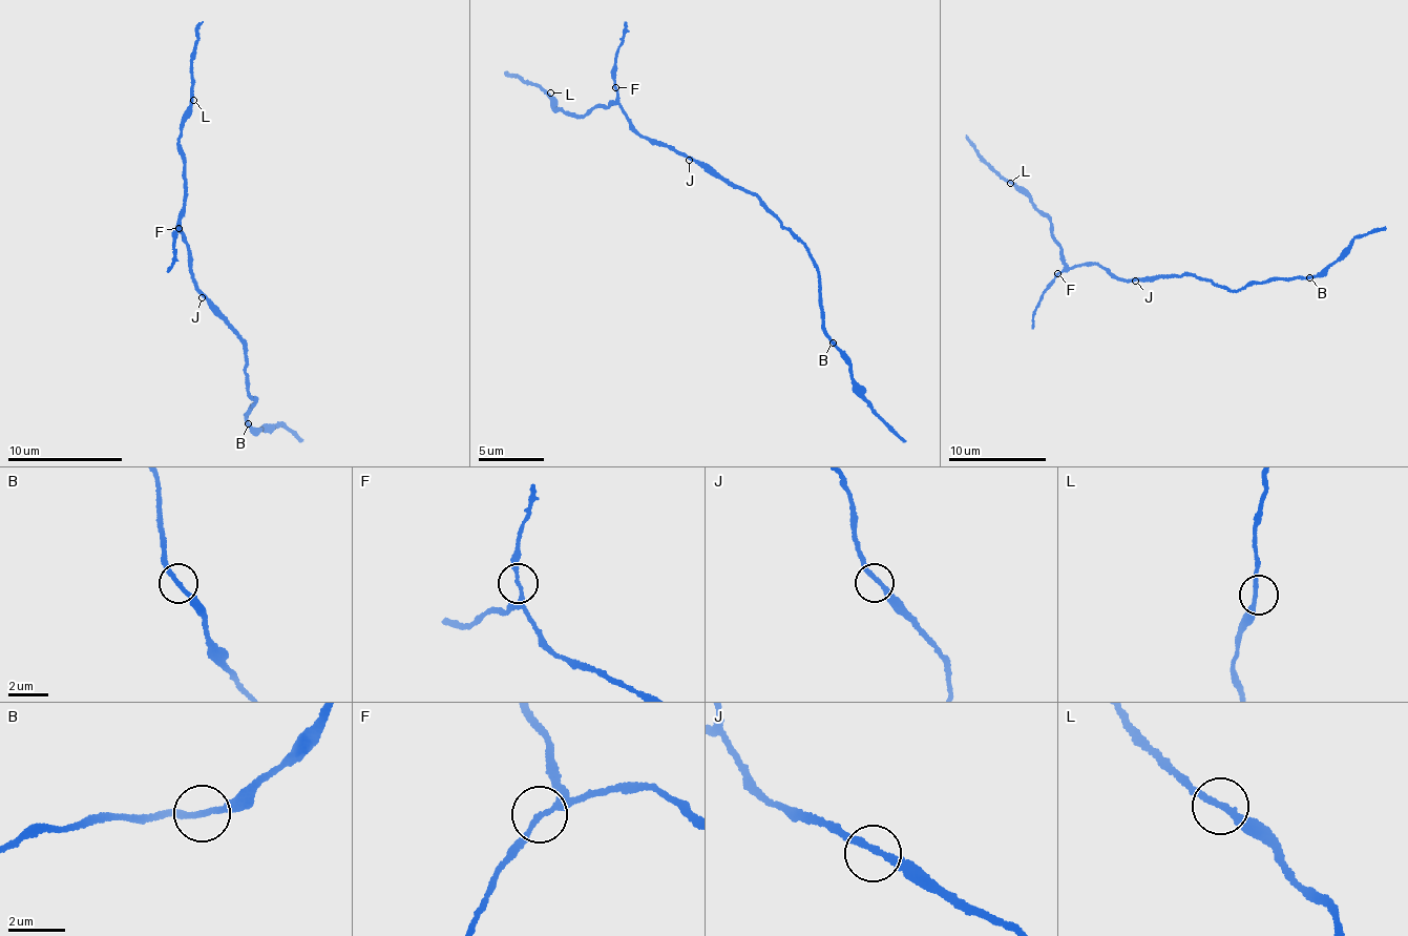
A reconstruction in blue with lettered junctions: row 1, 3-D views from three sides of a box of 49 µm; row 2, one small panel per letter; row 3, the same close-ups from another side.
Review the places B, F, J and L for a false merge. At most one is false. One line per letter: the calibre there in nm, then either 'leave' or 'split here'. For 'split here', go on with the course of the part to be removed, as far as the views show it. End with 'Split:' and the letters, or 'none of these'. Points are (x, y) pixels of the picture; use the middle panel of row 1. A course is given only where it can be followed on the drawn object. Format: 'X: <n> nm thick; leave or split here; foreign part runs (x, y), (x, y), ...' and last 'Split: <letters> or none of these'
B: 200 nm thick; leave
F: 180 nm thick; leave
J: 240 nm thick; leave
L: 240 nm thick; leave
Split: none of these

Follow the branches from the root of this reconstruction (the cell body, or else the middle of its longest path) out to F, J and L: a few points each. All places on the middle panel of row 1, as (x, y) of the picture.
F: (707, 171), (684, 152), (642, 132), (617, 102), (614, 88)
J: (707, 171), (689, 160)
L: (707, 171), (684, 152), (642, 132), (621, 105), (595, 106), (581, 119), (562, 112), (550, 92)

